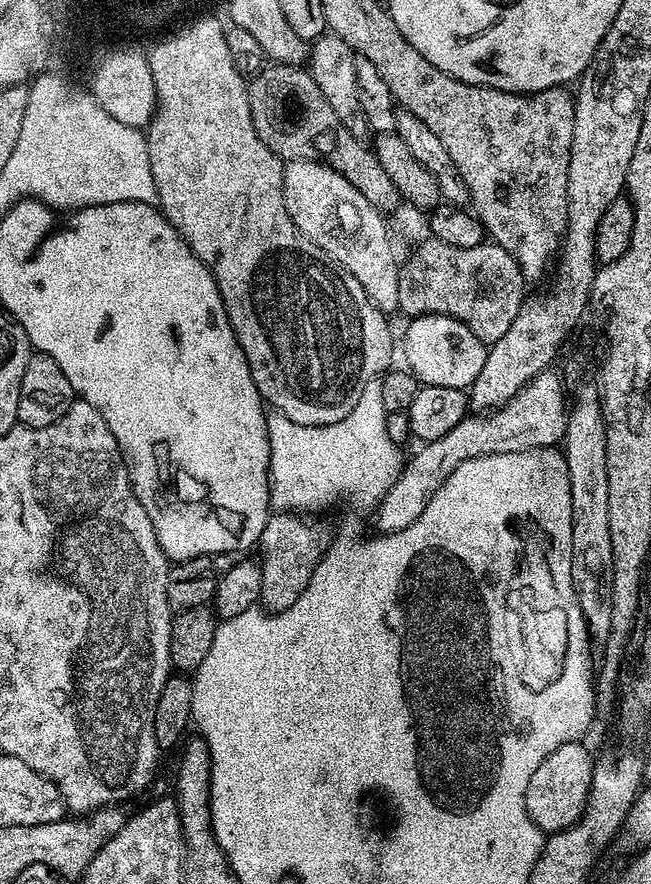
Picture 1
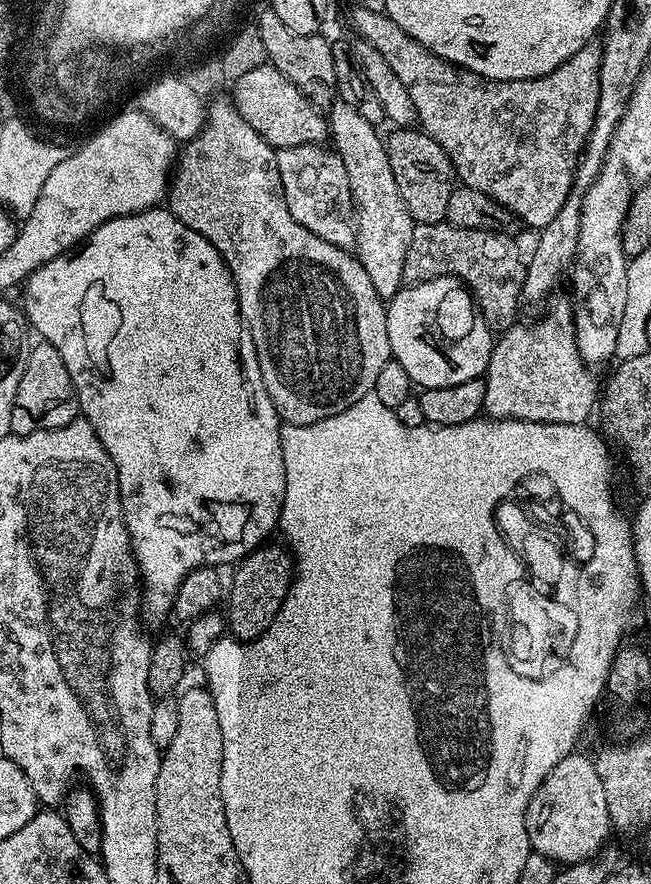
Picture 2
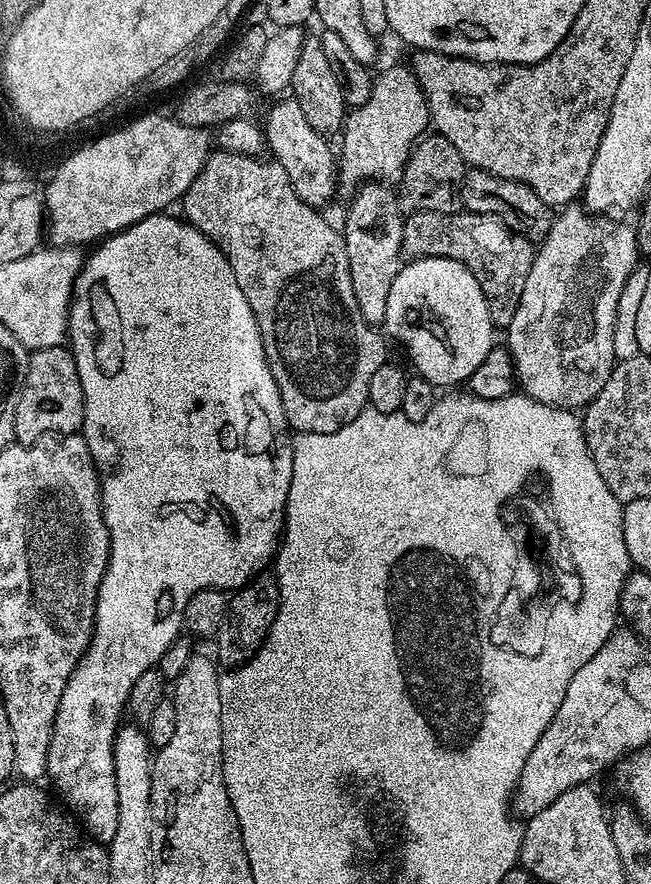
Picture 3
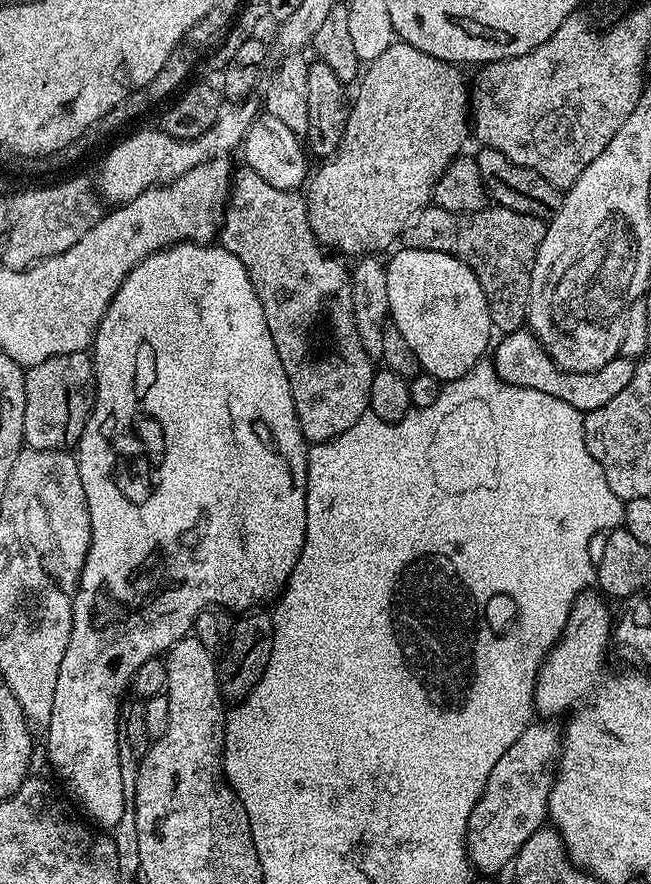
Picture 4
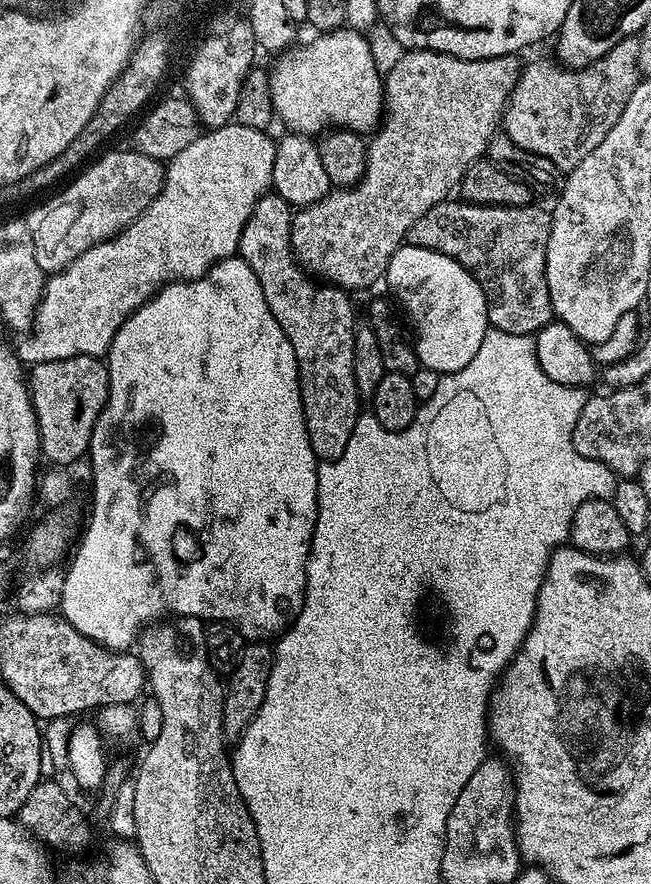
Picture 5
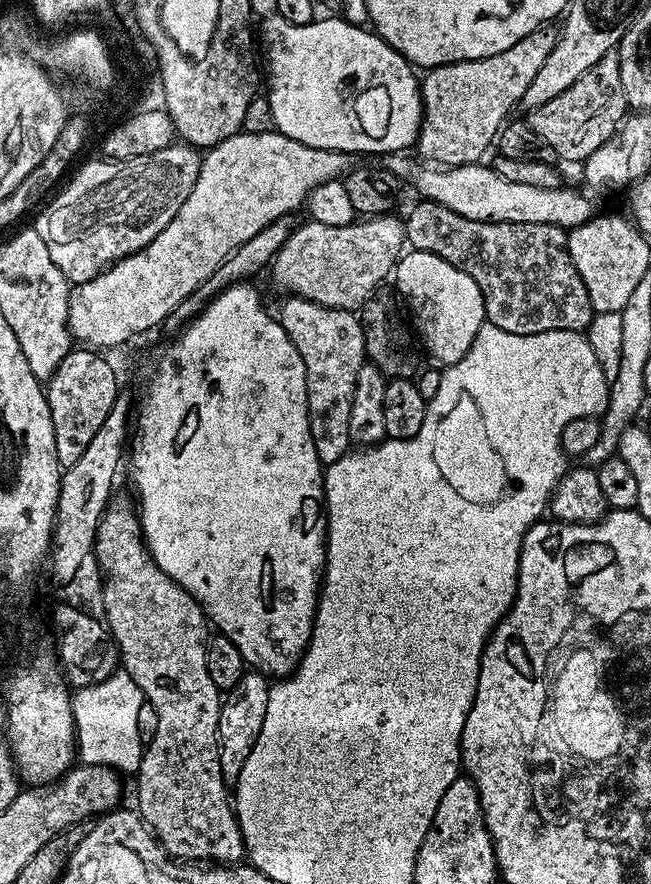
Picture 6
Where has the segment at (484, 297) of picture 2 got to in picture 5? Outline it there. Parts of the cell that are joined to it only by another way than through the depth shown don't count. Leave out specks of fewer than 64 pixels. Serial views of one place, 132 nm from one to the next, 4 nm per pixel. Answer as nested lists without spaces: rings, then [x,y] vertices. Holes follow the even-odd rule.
[[[449,198],[426,210],[410,226],[407,243],[446,254],[472,275],[482,286],[491,327],[506,330],[506,334],[532,336],[554,320],[546,286],[546,246],[552,213],[547,207],[536,207],[531,203],[521,208],[493,208]]]

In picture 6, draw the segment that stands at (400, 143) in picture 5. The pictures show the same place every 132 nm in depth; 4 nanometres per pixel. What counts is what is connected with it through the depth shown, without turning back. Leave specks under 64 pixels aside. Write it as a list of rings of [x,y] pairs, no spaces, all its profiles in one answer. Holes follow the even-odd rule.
[[[545,26],[522,38],[522,42],[514,42],[514,46],[510,46],[510,50],[502,50],[502,54],[490,54],[490,58],[463,60],[427,69],[423,73],[420,86],[420,96],[424,100],[424,123],[418,141],[421,152],[419,155],[425,161],[435,162],[440,166],[483,161],[484,151],[491,144],[493,147],[500,129],[513,115],[512,107],[515,109],[519,105],[522,94],[526,94],[530,87],[530,81],[538,75],[538,70],[542,70],[542,62],[550,58],[550,50],[554,50],[557,35],[555,27]],[[396,214],[374,216],[361,219],[346,226],[326,226],[322,222],[309,219],[308,224],[293,227],[290,238],[286,238],[284,247],[278,250],[270,265],[272,280],[284,291],[284,294],[301,296],[331,308],[359,310],[372,297],[372,293],[393,275],[396,262],[406,248],[404,220]]]

